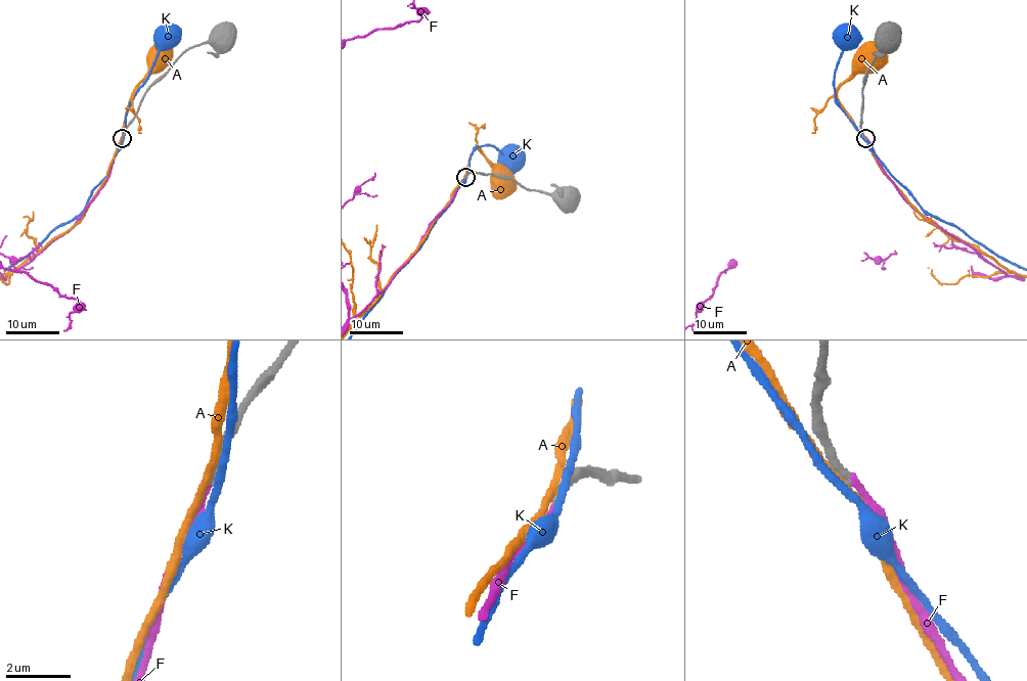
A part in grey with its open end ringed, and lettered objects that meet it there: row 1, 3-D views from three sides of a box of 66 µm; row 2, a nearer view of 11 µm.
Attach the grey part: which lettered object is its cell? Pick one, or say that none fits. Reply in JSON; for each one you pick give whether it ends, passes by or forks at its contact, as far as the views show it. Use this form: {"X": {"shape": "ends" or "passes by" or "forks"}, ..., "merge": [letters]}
{"F": {"shape": "ends"}, "merge": ["F"]}

